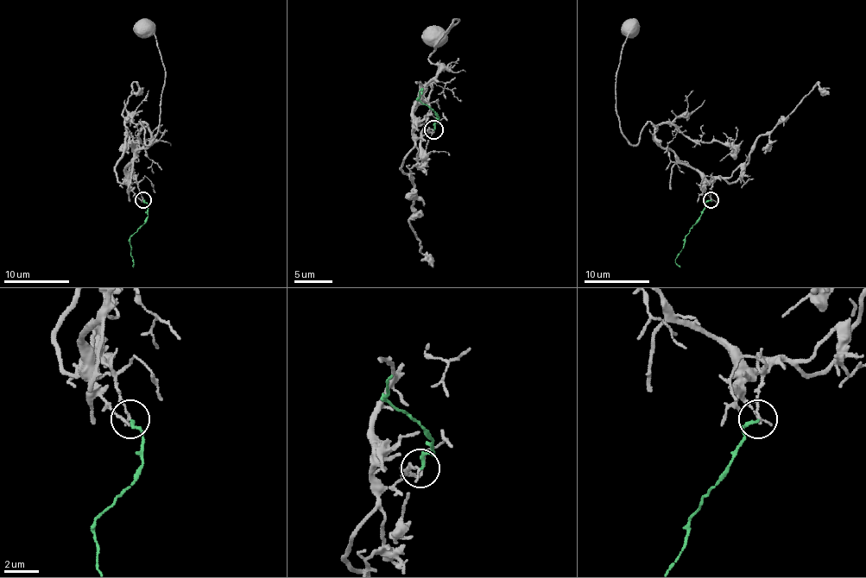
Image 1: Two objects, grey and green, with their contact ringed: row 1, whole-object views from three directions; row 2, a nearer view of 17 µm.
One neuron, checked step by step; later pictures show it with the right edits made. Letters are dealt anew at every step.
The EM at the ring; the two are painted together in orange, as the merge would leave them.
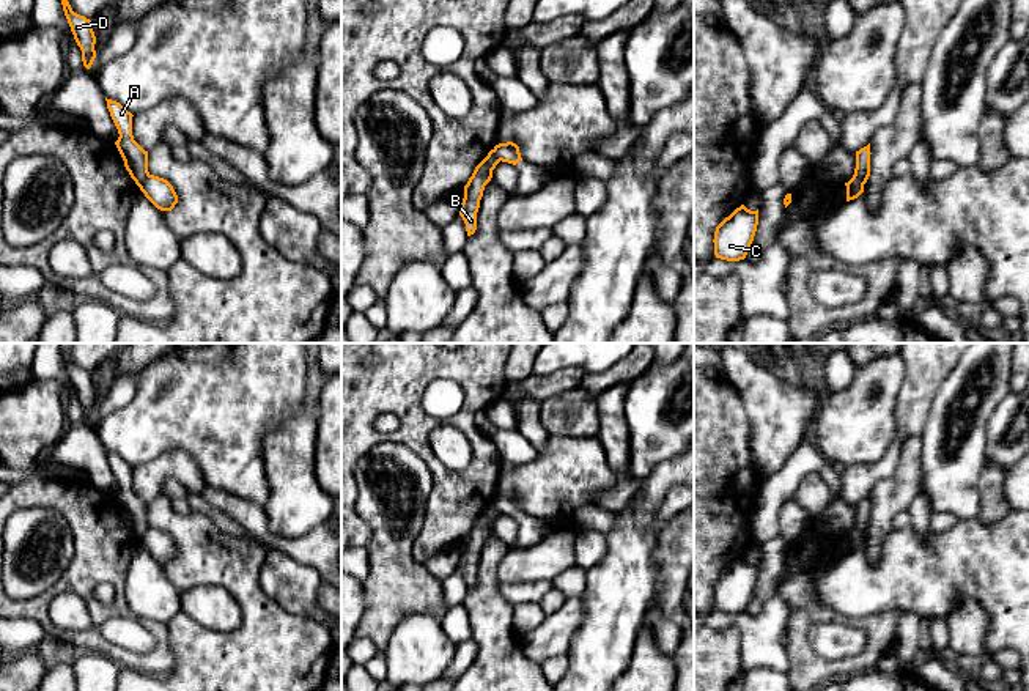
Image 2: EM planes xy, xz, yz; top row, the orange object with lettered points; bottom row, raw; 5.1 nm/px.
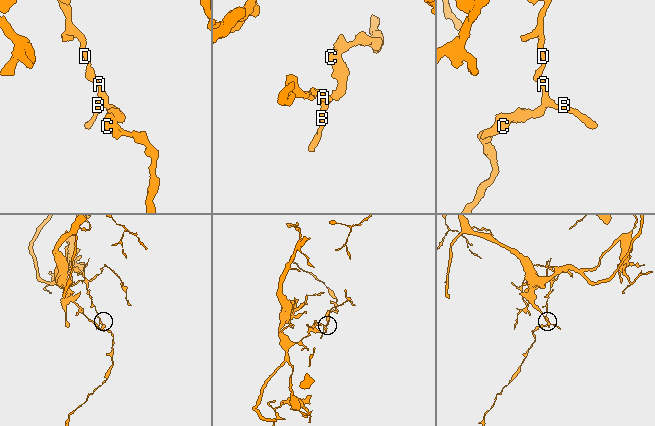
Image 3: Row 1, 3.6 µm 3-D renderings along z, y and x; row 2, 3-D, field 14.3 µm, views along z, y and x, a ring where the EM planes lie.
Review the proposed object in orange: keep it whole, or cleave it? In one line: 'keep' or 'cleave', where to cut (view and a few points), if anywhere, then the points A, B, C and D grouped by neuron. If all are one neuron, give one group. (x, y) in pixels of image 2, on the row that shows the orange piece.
cleave | xy (150, 175), (139, 186) | A B D / C

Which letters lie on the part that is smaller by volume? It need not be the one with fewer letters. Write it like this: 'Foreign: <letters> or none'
Foreign: C

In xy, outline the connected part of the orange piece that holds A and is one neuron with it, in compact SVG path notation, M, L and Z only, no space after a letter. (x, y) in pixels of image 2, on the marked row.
M107 99L107 109L110 116L118 129L118 140L115 142L124 167L129 172L131 178L140 187L145 179L149 176L148 172L148 151L145 151L132 135L132 113L127 112L120 102Z

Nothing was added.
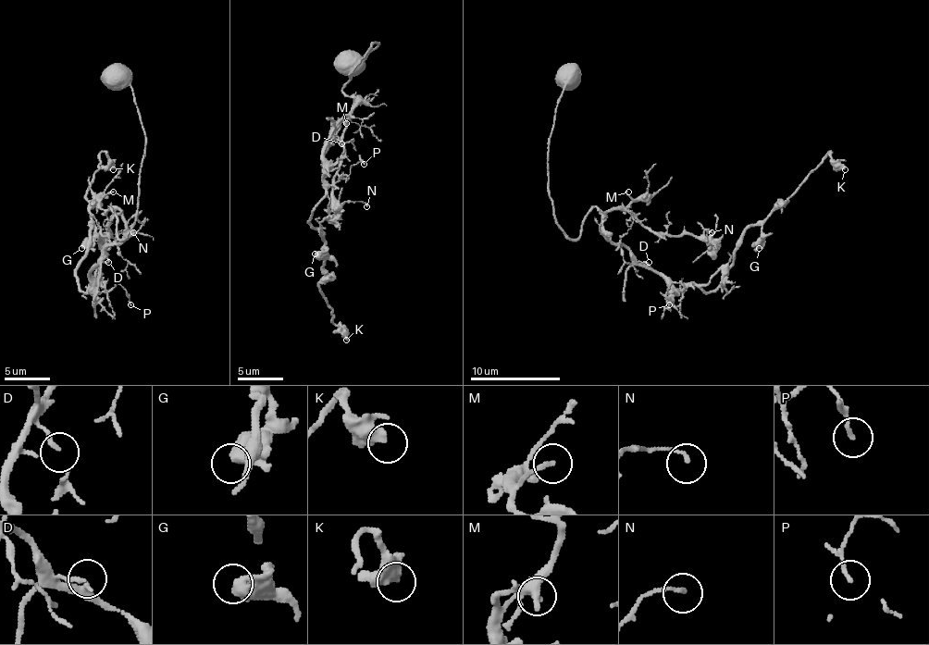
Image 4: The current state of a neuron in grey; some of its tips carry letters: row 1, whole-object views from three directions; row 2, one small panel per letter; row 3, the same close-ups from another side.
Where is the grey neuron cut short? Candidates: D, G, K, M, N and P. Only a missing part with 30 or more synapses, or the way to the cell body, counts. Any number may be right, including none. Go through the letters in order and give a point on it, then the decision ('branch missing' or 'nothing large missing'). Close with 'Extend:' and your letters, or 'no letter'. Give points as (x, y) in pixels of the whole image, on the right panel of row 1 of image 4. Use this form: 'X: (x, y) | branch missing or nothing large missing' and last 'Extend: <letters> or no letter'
D: (649, 262) | nothing large missing
G: (759, 248) | nothing large missing
K: (845, 169) | nothing large missing
M: (628, 192) | nothing large missing
N: (712, 232) | nothing large missing
P: (669, 304) | nothing large missing
Extend: no letter

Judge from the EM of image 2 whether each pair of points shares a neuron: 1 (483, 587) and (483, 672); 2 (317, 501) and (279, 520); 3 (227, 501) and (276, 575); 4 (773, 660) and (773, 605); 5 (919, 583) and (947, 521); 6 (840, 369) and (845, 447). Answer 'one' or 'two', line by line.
1: one
2: one
3: two
4: one
5: two
6: two

